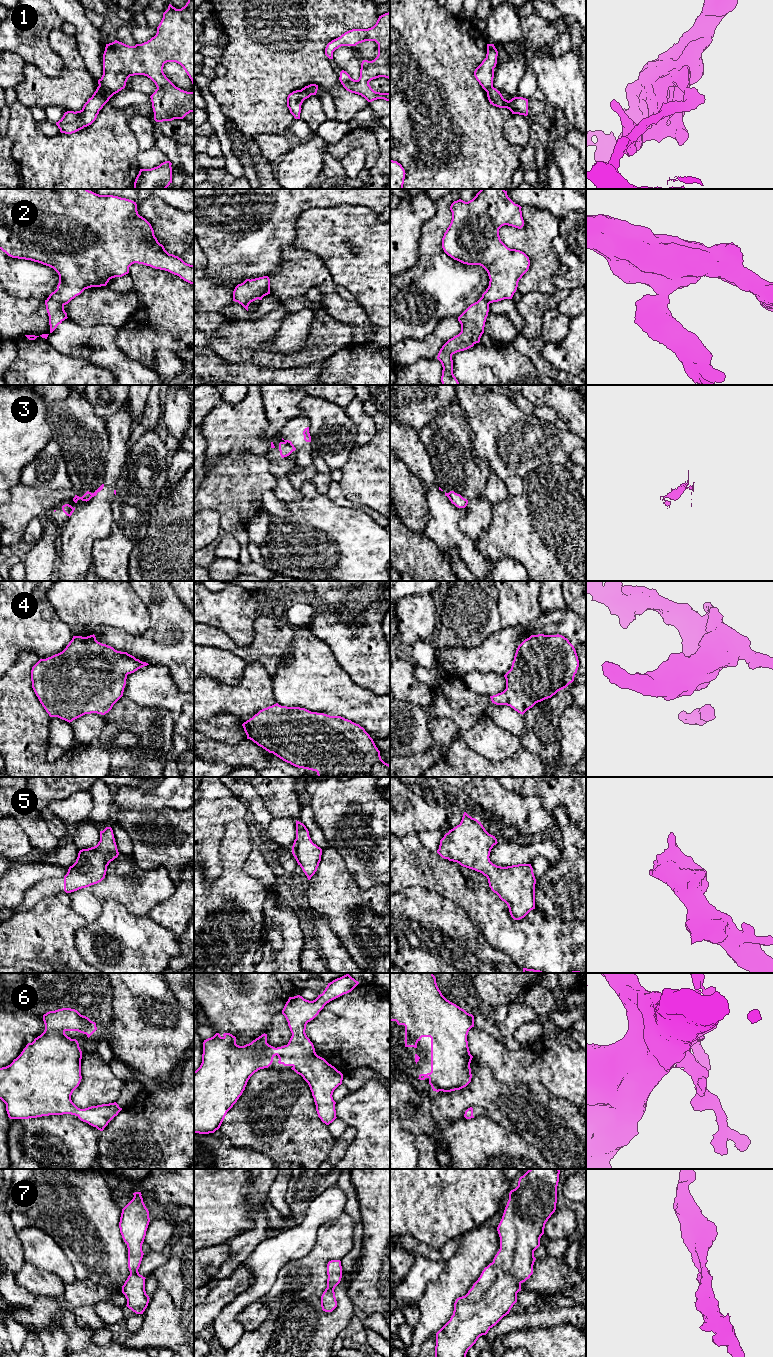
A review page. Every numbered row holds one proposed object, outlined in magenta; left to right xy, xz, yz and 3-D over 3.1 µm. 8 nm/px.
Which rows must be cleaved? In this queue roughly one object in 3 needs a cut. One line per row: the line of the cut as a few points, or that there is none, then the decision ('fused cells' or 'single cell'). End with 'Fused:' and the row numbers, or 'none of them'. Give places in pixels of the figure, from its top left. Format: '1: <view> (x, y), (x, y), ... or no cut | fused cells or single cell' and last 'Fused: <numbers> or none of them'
1: xy (99, 84), (114, 93) | fused cells
2: xy (47, 298), (52, 298), (63, 305) | fused cells
3: xz (285, 441), (295, 449) | fused cells
4: no cut | single cell
5: no cut | single cell
6: no cut | single cell
7: no cut | single cell
Fused: 1, 2, 3

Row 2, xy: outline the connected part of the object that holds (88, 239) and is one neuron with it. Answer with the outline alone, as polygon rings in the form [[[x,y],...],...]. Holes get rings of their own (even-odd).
[[[0,189],[0,249],[12,258],[31,260],[53,268],[59,275],[59,283],[47,299],[53,299],[63,305],[68,304],[85,289],[106,286],[110,279],[128,274],[129,267],[134,263],[168,271],[194,284],[194,265],[185,263],[165,250],[155,237],[151,224],[138,214],[136,202],[113,195],[99,195],[88,189]]]

